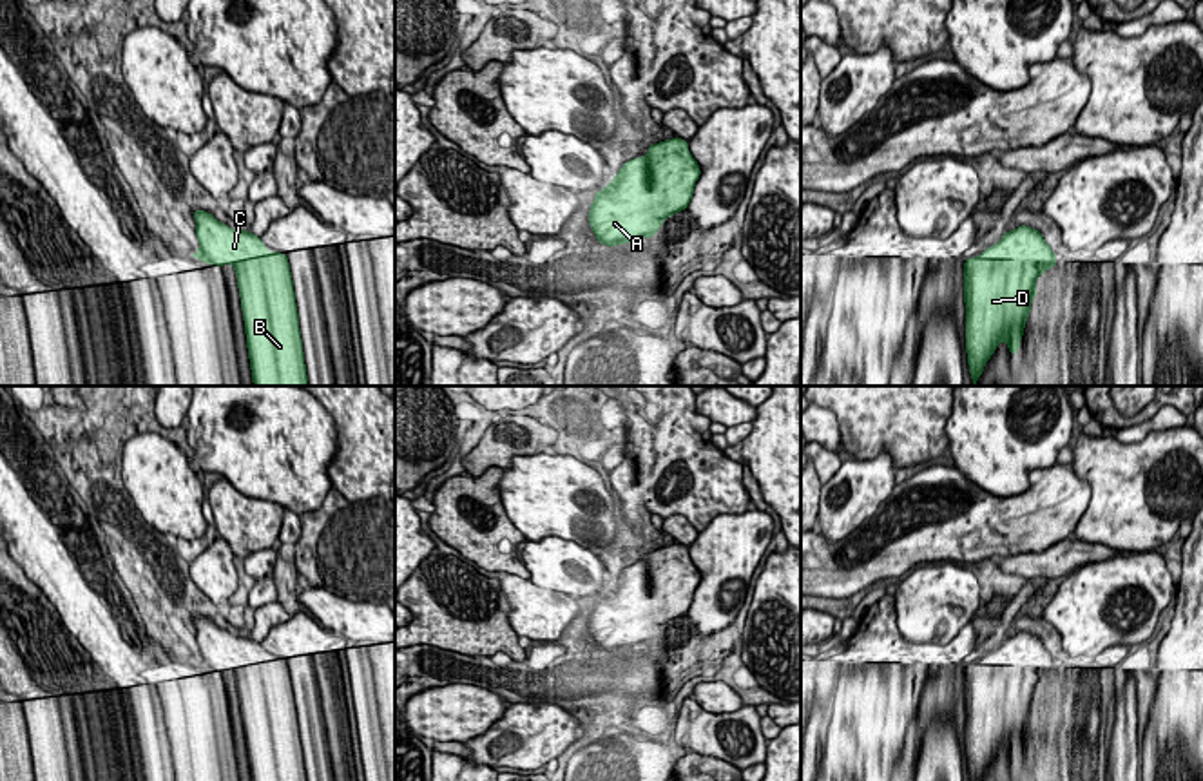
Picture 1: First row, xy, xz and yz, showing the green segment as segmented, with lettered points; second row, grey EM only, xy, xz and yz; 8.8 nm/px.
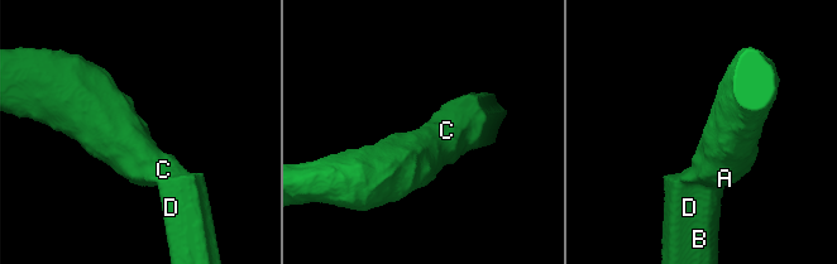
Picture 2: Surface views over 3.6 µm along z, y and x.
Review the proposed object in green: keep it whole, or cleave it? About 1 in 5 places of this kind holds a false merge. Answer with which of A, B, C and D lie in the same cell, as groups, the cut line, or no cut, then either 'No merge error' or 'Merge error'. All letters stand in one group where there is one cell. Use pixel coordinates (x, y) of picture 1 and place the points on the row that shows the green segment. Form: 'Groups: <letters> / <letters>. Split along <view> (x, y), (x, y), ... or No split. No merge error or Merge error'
Groups: A B C D. No split. No merge error

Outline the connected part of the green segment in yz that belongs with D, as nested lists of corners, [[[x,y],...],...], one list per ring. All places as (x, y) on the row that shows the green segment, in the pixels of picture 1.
[[[1020,225],[1016,230],[1006,230],[1002,239],[980,252],[978,257],[973,256],[964,261],[966,353],[973,386],[977,386],[986,362],[1002,339],[1011,355],[1018,353],[1031,301],[1036,297],[1036,281],[1058,263],[1058,257],[1040,230]]]

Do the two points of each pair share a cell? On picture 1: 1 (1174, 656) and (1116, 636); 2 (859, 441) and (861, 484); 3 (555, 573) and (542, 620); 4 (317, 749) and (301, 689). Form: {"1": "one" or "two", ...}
{"1": "two", "2": "two", "3": "two", "4": "one"}

